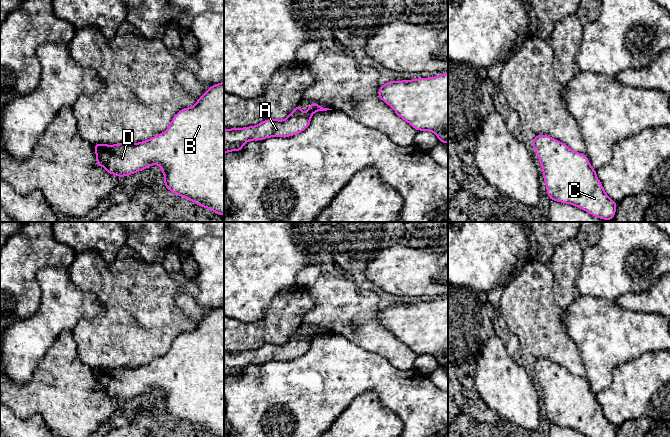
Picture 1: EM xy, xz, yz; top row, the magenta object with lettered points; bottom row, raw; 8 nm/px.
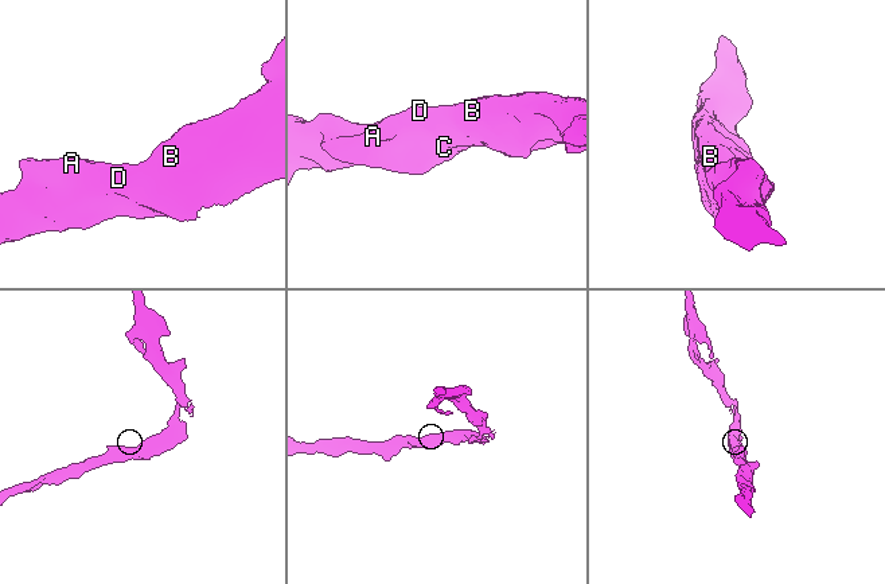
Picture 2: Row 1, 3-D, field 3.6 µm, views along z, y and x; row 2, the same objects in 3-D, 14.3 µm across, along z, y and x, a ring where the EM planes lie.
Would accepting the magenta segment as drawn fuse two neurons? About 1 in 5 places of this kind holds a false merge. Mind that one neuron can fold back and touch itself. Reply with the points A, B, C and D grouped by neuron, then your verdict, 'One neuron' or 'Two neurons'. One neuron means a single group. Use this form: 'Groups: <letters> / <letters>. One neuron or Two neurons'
Groups: A B C D. One neuron

